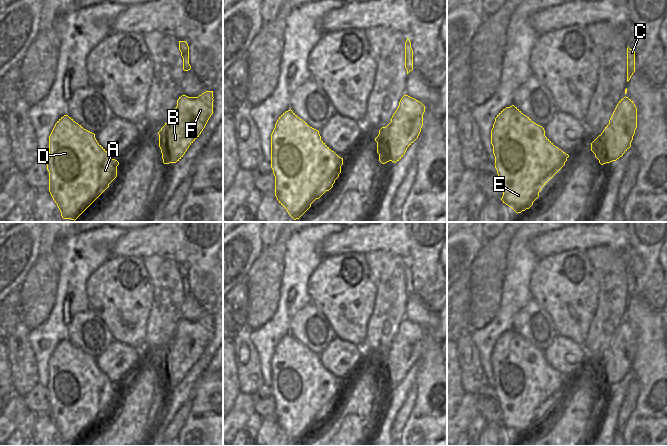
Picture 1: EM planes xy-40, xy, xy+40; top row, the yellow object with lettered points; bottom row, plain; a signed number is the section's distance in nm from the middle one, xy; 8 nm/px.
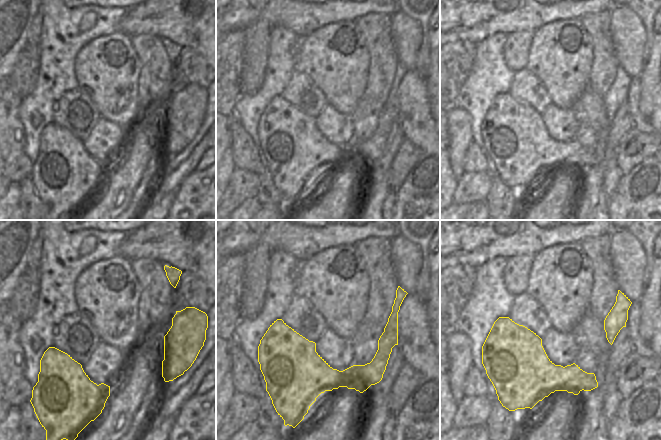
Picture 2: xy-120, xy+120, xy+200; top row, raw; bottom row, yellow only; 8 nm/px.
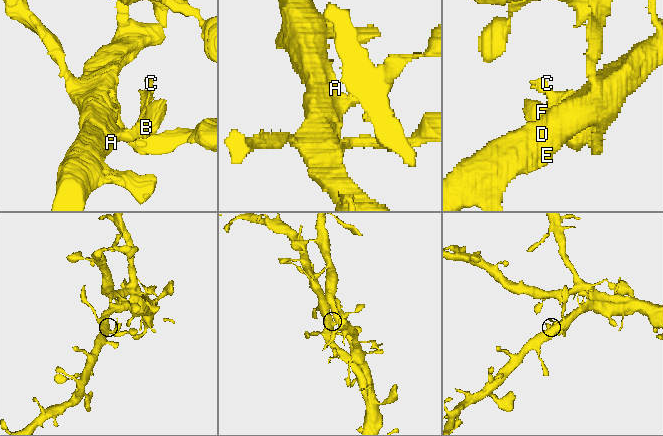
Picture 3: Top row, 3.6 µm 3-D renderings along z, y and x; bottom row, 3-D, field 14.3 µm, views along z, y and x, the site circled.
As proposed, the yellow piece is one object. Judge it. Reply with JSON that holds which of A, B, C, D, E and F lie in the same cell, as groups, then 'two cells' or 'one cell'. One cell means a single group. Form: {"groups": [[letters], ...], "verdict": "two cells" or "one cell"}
{"groups": [["A", "D", "E"], ["B", "C", "F"]], "verdict": "two cells"}

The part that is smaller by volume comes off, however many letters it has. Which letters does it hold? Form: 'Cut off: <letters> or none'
Cut off: B, C, F

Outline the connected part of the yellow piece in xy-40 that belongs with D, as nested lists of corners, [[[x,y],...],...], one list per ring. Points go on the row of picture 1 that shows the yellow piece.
[[[68,115],[61,117],[49,136],[49,192],[57,204],[63,219],[76,220],[117,177],[119,162],[112,159],[107,151],[97,142],[95,134],[84,129]]]

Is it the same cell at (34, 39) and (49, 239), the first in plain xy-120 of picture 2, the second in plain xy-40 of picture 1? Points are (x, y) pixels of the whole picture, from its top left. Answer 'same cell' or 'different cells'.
same cell

